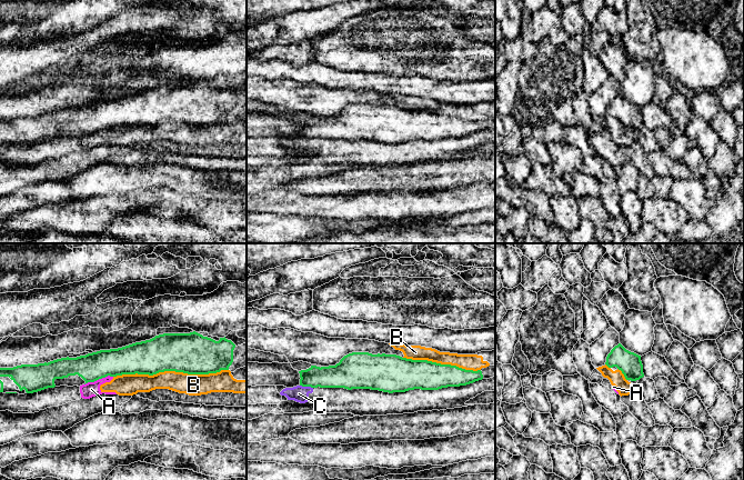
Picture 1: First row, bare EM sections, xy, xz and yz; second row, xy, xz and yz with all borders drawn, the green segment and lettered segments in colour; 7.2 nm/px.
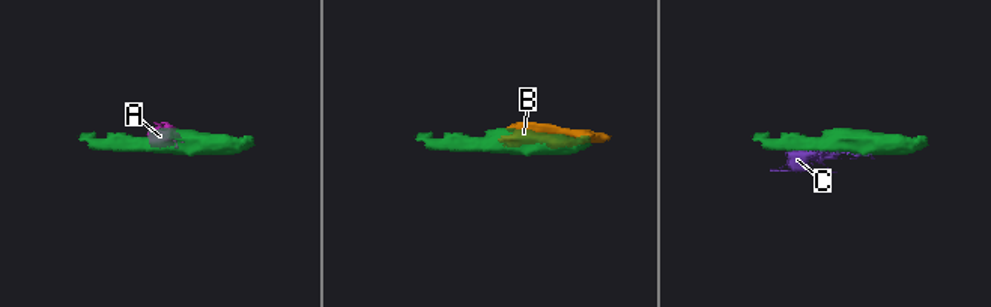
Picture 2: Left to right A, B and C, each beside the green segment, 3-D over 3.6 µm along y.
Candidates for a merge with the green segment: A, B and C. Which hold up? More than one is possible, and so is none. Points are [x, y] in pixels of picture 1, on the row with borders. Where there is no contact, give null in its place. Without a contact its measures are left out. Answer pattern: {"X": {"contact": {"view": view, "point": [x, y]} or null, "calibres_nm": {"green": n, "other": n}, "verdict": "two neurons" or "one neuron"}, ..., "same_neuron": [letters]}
{"A": {"contact": {"view": "xy", "point": [98, 379]}, "calibres_nm": {"green": 200, "other": 110}, "verdict": "two neurons"}, "B": {"contact": {"view": "xy", "point": [170, 370]}, "calibres_nm": {"green": 300, "other": 160}, "verdict": "two neurons"}, "C": {"contact": {"view": "xz", "point": [307, 386]}, "calibres_nm": {"green": 170, "other": 120}, "verdict": "two neurons"}, "same_neuron": []}

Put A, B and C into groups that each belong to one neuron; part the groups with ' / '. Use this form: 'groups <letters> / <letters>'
groups A B / C

